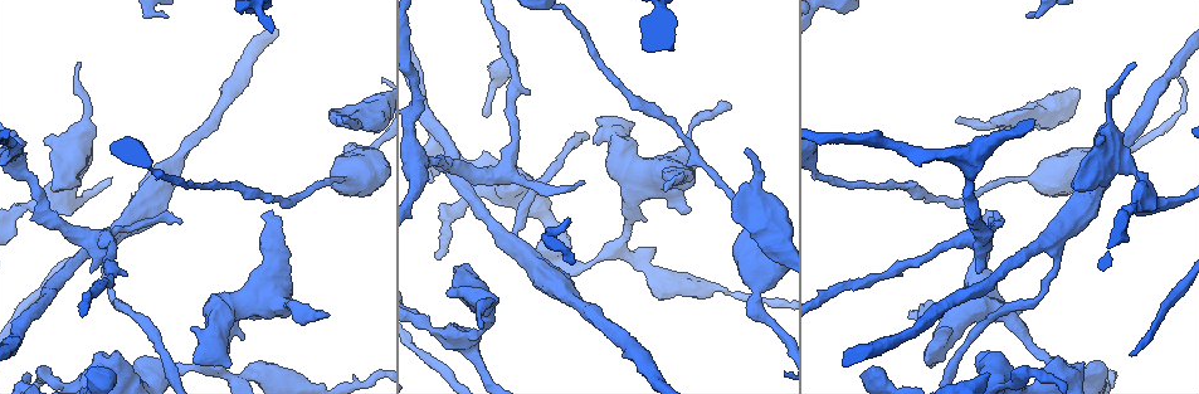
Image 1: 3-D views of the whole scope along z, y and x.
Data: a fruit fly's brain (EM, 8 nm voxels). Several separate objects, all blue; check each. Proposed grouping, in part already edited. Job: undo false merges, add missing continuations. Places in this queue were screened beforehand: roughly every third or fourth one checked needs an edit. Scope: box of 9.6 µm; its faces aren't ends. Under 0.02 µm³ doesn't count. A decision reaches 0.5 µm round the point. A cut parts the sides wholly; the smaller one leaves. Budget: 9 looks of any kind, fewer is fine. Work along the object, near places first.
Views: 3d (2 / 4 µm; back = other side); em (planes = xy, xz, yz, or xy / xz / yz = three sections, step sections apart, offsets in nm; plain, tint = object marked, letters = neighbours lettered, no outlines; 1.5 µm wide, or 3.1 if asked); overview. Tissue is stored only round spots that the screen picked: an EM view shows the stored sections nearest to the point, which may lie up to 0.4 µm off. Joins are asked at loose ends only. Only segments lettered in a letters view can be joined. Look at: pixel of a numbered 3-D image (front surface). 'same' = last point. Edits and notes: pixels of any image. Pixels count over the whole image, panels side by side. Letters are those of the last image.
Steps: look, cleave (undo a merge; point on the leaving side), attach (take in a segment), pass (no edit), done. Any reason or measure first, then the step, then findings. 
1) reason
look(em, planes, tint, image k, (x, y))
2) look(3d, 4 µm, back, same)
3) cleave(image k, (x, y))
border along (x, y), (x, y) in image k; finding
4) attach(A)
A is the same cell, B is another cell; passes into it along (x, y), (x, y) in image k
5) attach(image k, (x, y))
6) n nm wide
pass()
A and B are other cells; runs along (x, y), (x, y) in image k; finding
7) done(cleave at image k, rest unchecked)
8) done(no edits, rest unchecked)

stops while still wide
look(em, planes, letters, image 1, (949, 329))

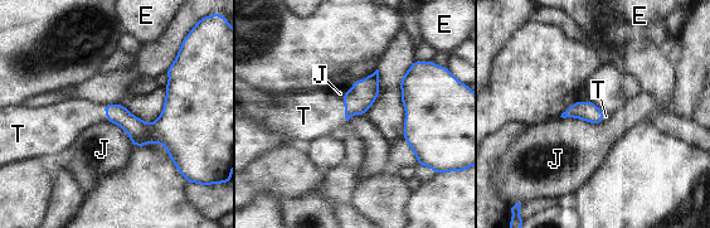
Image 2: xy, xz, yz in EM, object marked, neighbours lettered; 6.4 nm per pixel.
attach(T)
T is the same cell, E and J are other cells; passes into it along (363, 93), (345, 110), (307, 115) in image 2; it goes on there

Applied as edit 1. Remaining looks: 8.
calibre changes
look(em, yz, step 8, letters, image 1, (1016, 176))

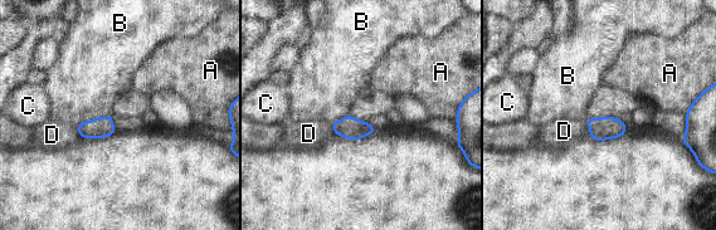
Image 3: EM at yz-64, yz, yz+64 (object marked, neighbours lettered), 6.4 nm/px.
cut it another way
look(em, xy, step 4, letters, same)

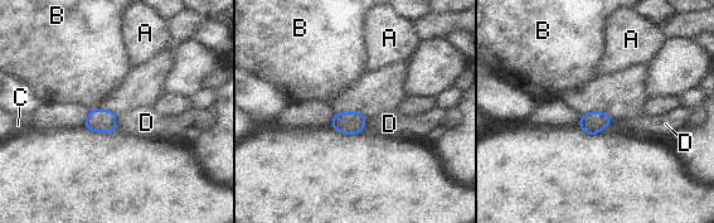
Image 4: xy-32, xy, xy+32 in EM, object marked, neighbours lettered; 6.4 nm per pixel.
pass()
A, B, C and D are other cells; border along (118, 115), (113, 131) in image 4; one cell here

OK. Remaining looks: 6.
branch stops here
look(em, planes, letters, image 1, (345, 121))

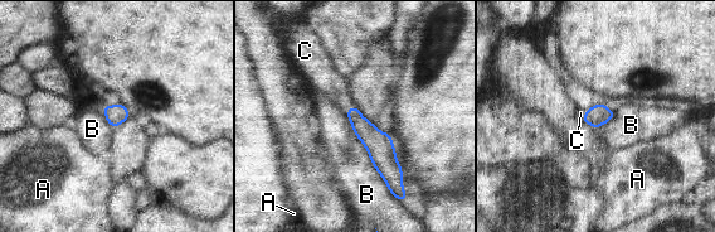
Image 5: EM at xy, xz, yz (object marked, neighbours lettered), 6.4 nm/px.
attach(C)
C is the same cell, A and B are other cells; it goes on there

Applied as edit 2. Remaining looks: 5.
look(overview)

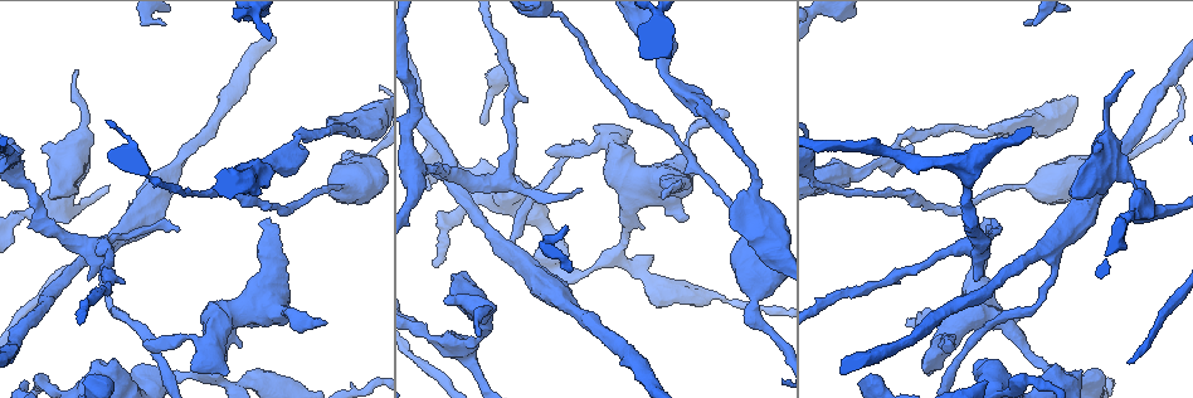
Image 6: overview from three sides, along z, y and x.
thin end
look(em, planes, letters, image 6, (481, 334))

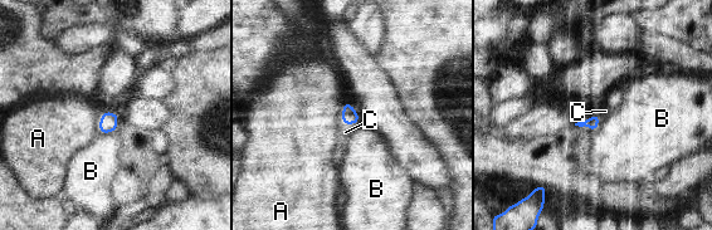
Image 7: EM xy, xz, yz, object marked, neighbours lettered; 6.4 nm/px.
attach(C)
C is the same cell, A and B are other cells; passes into it along (350, 117), (349, 123), (345, 132) in image 7; the cell continues

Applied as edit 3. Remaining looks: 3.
done(attach at image 2, attach at image 5, attach at image 7, rest unchecked)

